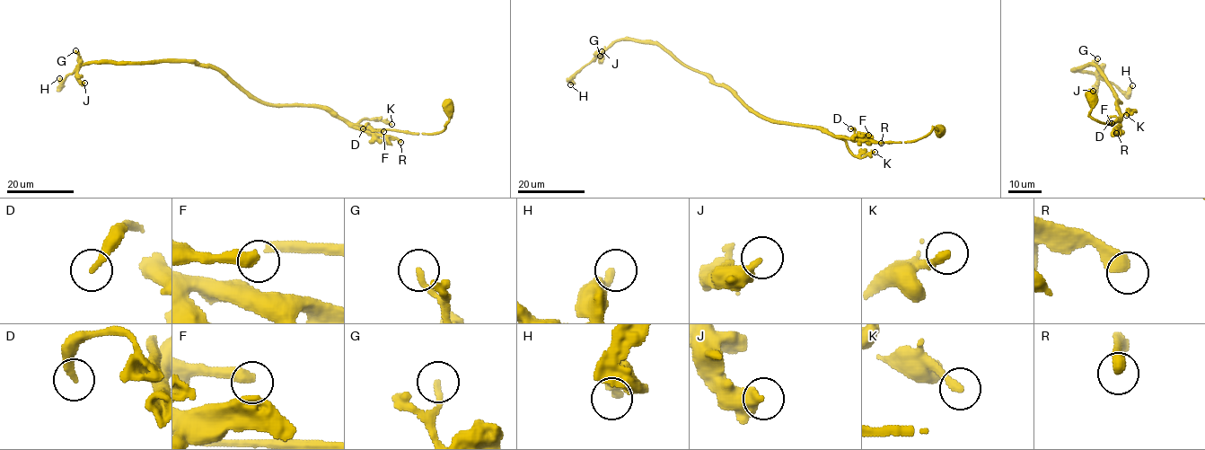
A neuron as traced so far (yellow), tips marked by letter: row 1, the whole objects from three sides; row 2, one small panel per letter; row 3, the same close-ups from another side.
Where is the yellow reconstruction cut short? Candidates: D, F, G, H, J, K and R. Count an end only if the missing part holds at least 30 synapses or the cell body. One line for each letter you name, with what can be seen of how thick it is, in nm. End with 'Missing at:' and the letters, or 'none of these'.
Missing at: none of these

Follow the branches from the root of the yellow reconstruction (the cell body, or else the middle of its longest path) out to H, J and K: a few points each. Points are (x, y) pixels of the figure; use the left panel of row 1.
H: (447, 105), (444, 129), (410, 134), (268, 105), (193, 62), (84, 62), (59, 78)
J: (447, 105), (444, 129), (410, 134), (268, 105), (193, 62), (84, 62), (84, 83)
K: (447, 105), (449, 122), (444, 129), (435, 133), (365, 131), (357, 126), (366, 119), (382, 119), (391, 124)

